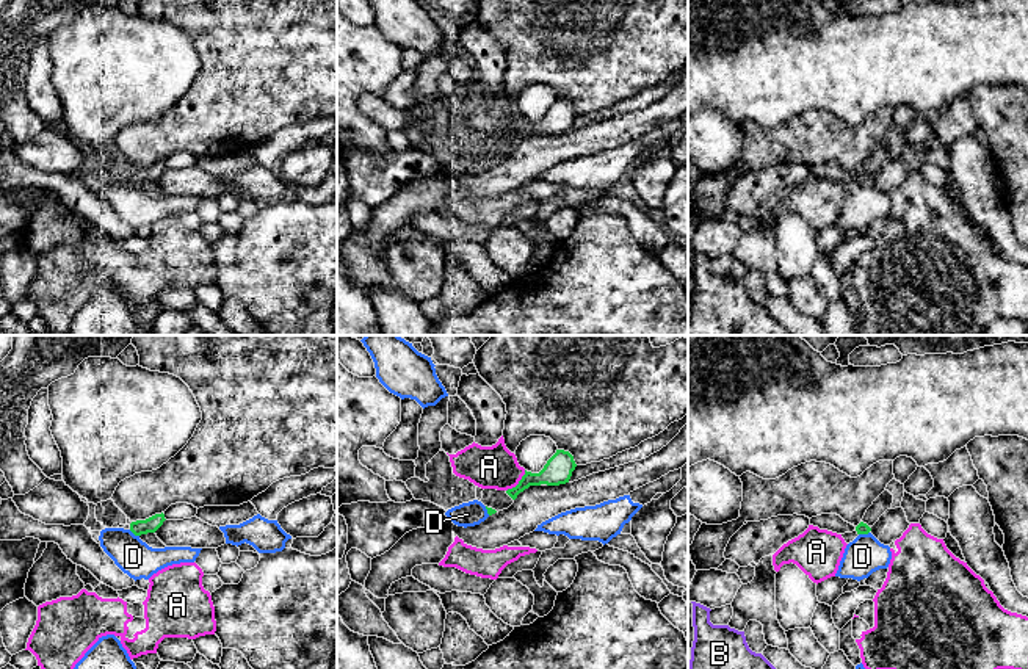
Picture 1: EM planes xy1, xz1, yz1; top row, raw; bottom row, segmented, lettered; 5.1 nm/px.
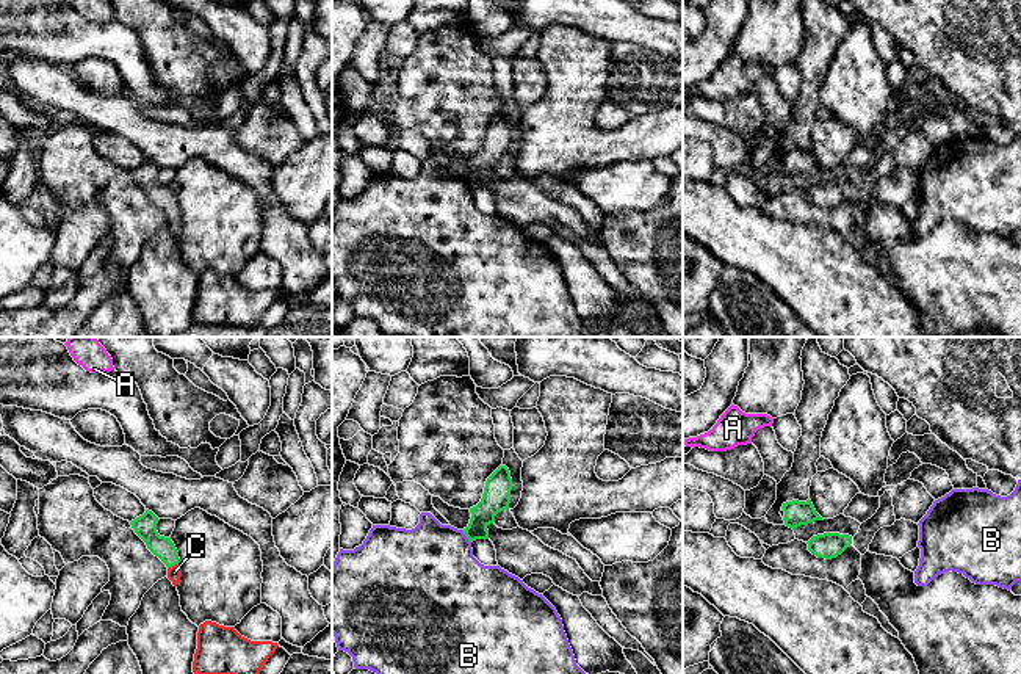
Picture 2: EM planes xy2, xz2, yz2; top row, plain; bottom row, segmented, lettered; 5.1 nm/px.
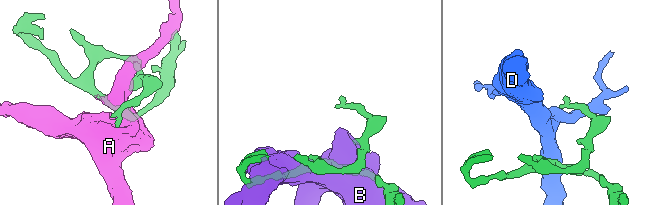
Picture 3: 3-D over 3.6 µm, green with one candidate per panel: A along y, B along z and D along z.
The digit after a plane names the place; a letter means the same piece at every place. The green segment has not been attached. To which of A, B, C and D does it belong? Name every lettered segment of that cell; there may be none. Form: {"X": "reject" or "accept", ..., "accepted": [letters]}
{"A": "reject", "B": "reject", "C": "accept", "D": "reject", "accepted": ["C"]}

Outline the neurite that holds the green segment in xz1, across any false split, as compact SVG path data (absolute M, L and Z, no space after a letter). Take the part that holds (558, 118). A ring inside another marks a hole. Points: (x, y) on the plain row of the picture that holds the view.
M556 99L556 102L547 110L544 118L539 122L531 122L525 119L525 124L519 133L512 138L508 138L506 143L516 149L520 141L530 135L559 135L569 132L572 121L577 113L574 105L569 100Z

